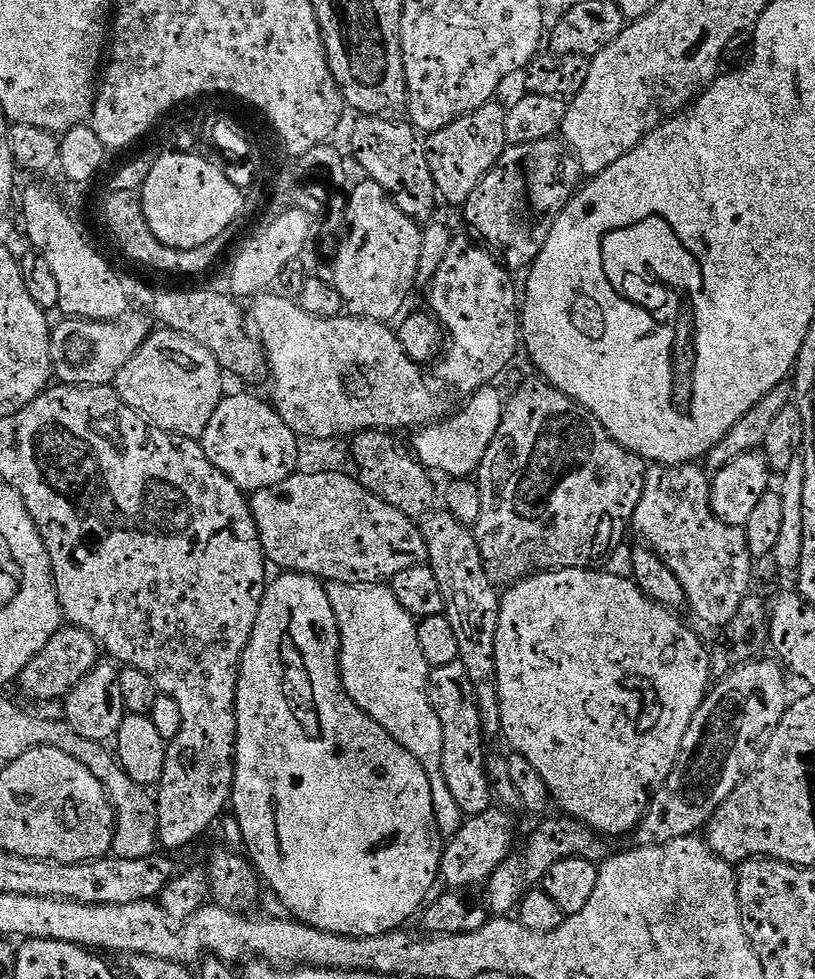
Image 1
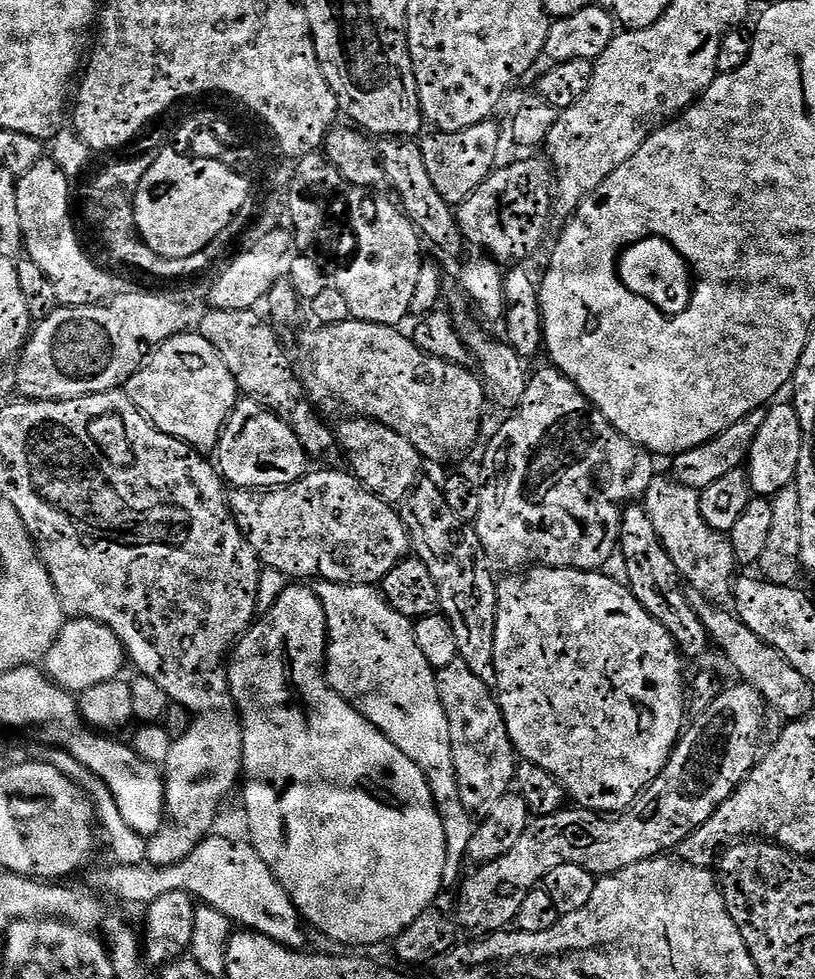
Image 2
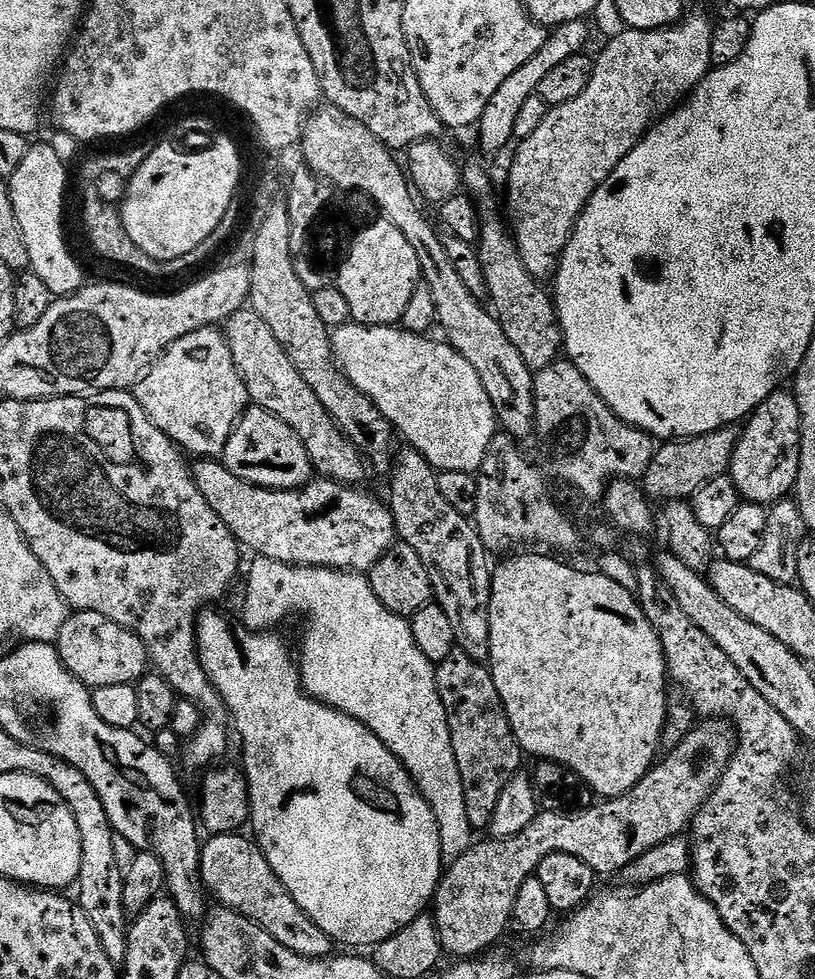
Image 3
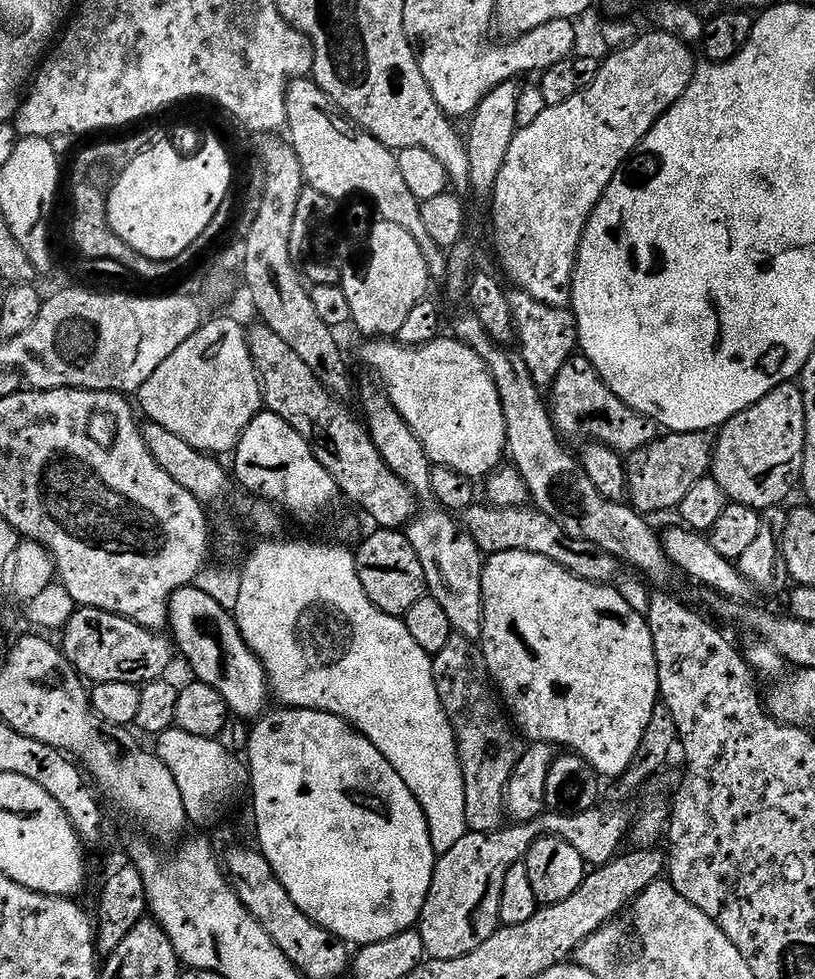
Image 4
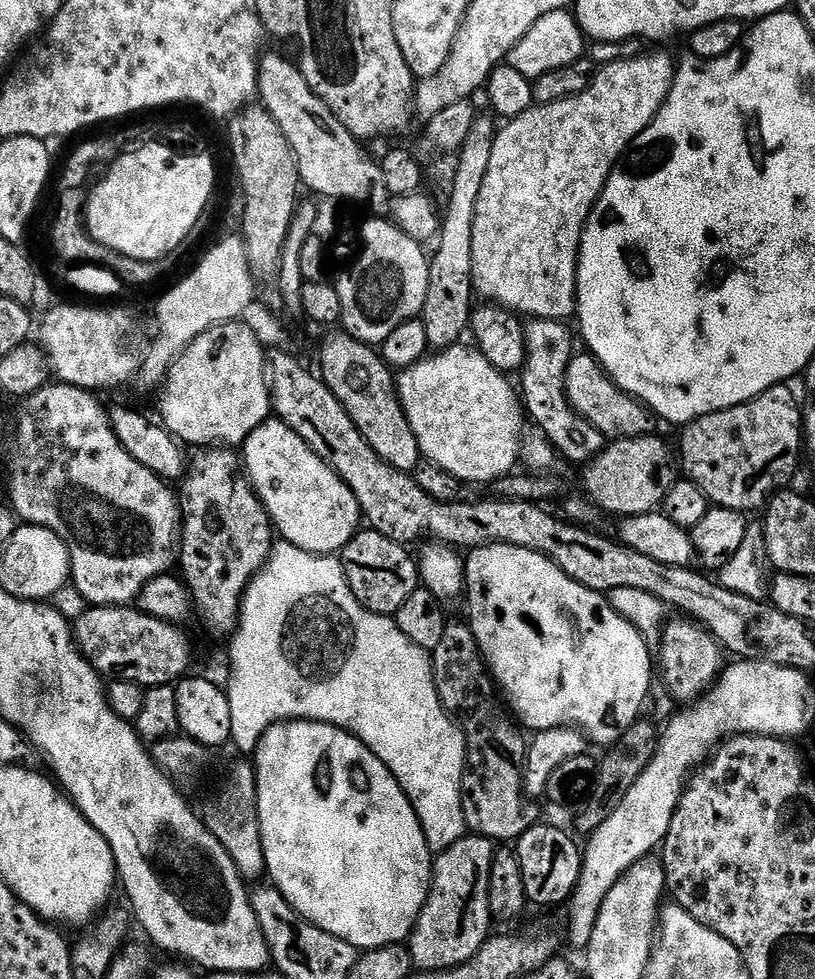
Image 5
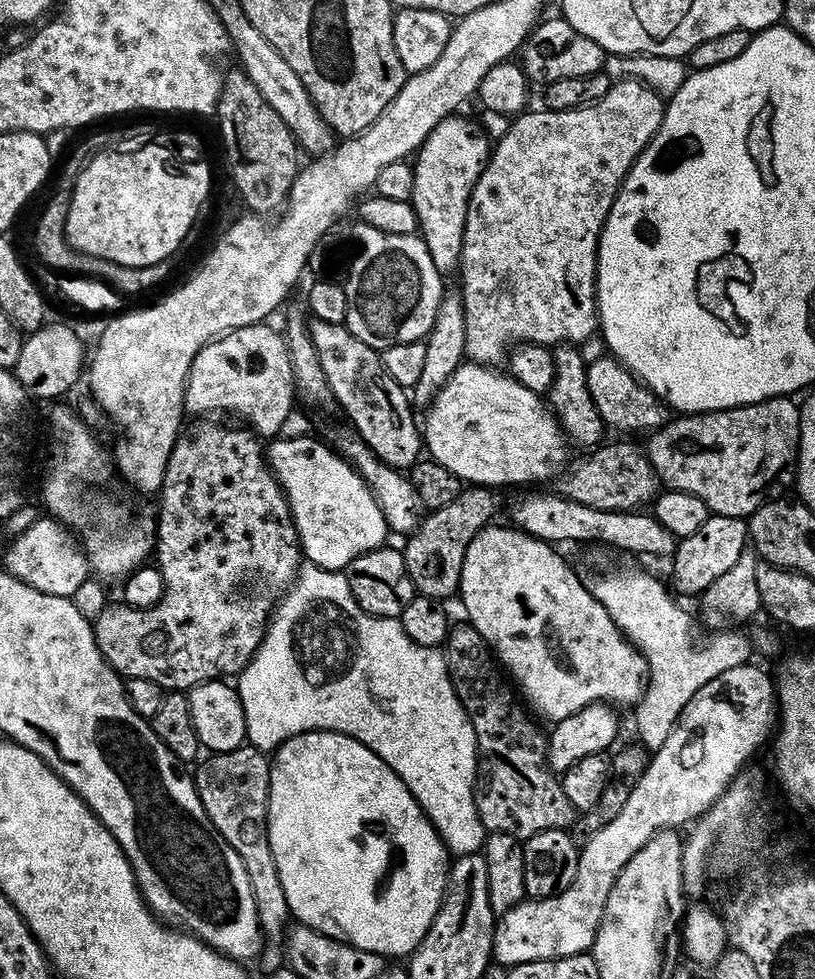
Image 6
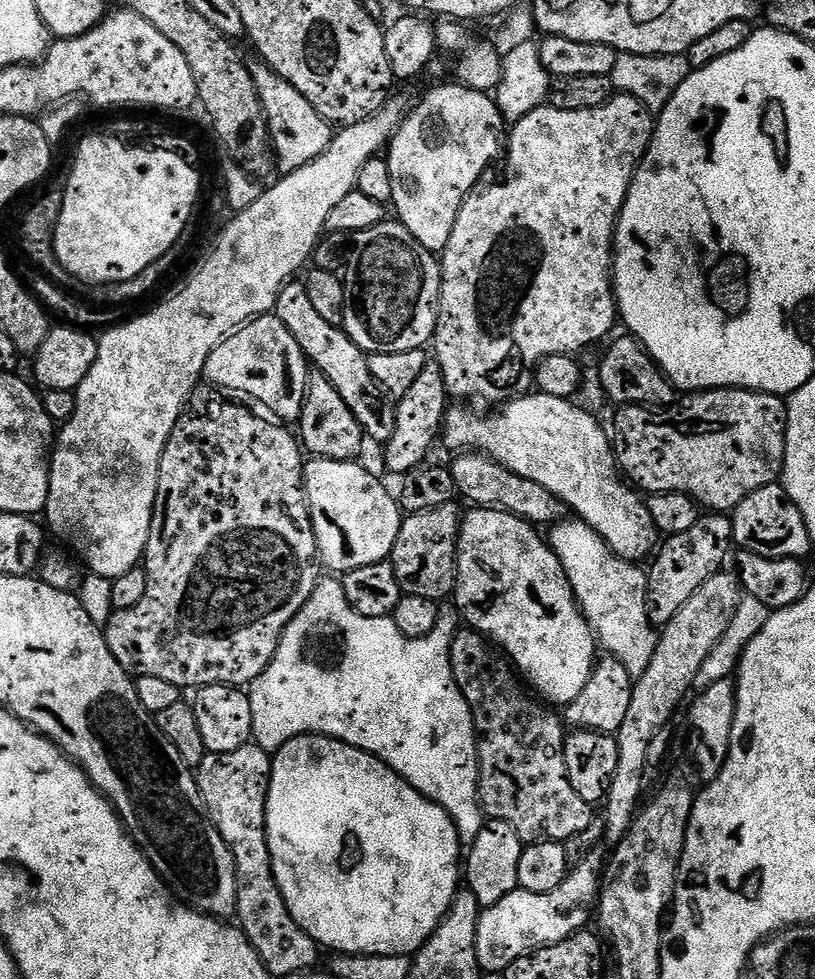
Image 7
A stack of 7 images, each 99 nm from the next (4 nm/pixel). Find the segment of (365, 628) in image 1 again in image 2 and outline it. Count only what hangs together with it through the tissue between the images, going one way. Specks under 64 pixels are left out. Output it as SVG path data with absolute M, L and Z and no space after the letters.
M320 580L314 591L326 610L328 623L328 684L343 700L350 702L358 714L367 718L369 724L382 730L382 734L386 734L386 738L390 738L390 742L394 742L394 746L398 746L398 750L402 750L402 754L406 754L406 758L410 758L410 762L417 764L424 772L446 830L446 870L442 874L442 882L445 889L455 889L462 880L460 863L465 863L468 855L474 817L466 810L466 806L462 806L462 798L458 795L454 754L450 754L450 722L446 722L446 710L442 710L442 702L438 698L435 671L430 662L426 662L422 650L418 650L418 642L414 642L413 621L398 614L398 610L389 606L375 587L367 584L338 584Z

